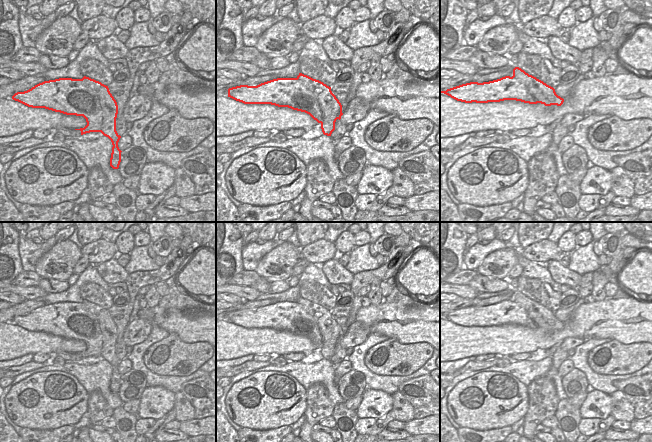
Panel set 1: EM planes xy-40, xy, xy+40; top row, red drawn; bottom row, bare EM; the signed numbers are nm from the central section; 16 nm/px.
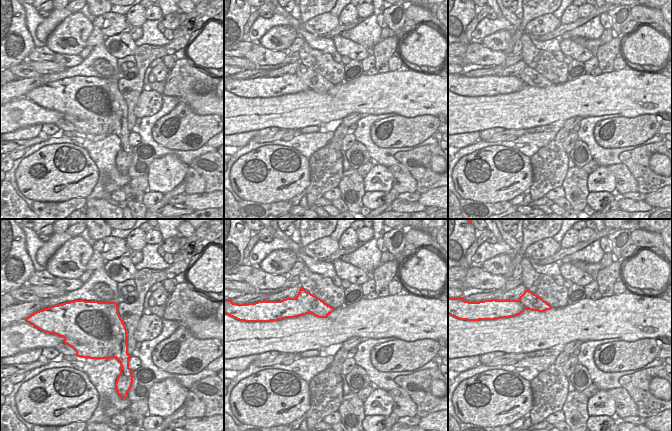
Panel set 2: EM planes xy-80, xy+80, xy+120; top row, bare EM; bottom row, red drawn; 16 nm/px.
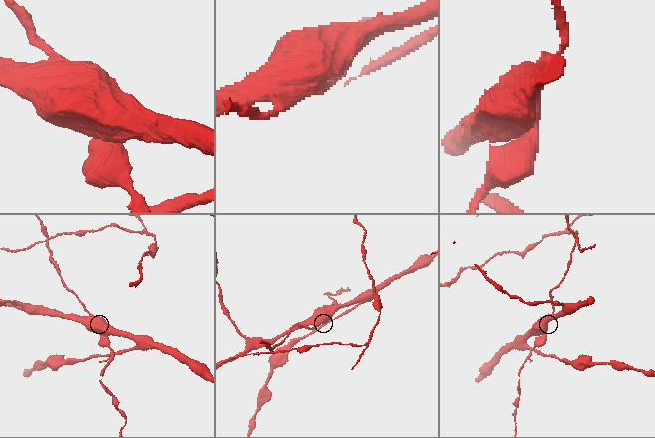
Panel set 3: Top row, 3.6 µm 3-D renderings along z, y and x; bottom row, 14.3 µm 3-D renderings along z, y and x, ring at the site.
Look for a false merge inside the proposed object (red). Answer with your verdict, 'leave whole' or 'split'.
split

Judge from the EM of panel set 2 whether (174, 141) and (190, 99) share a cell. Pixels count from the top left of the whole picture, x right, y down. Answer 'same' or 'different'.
different

